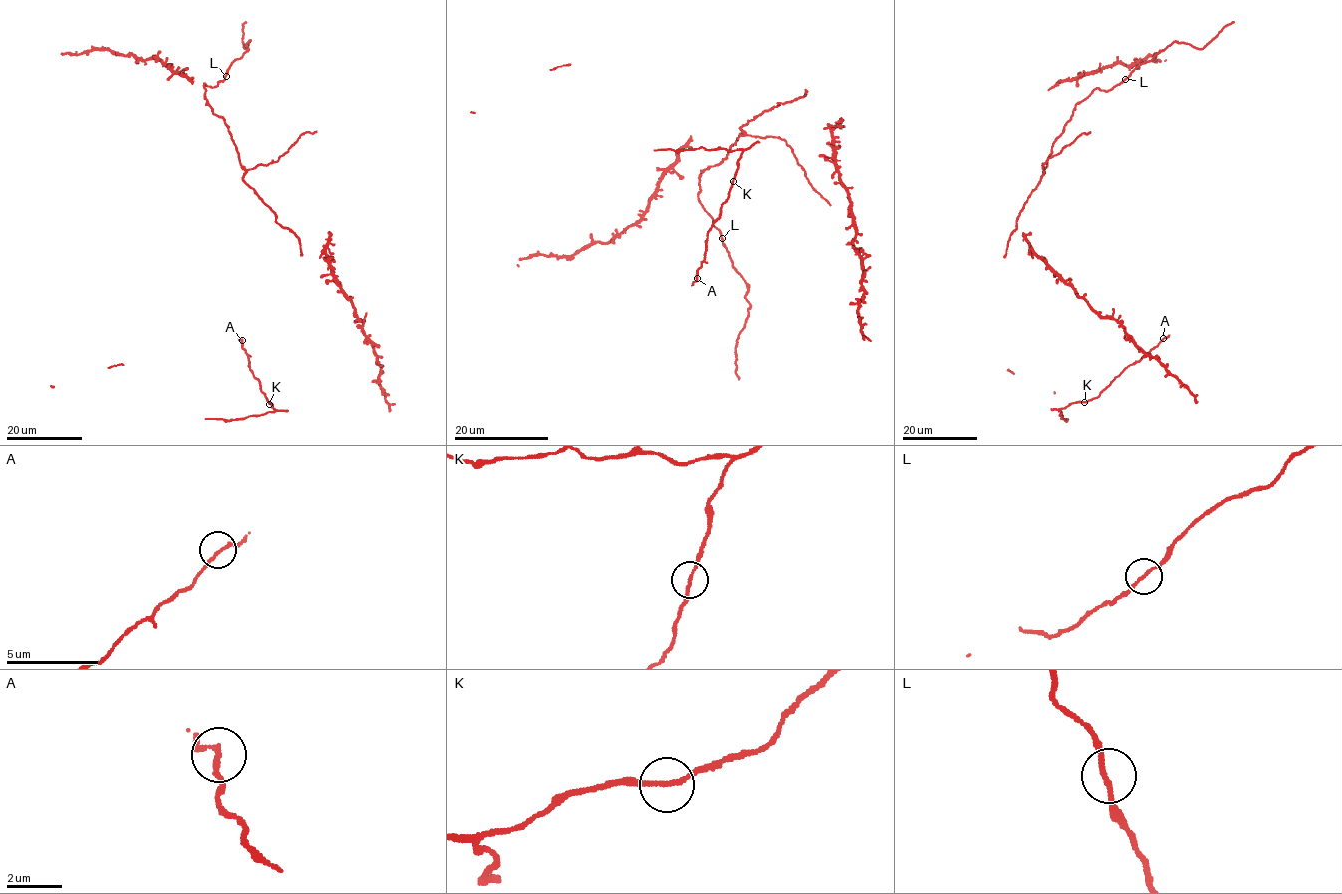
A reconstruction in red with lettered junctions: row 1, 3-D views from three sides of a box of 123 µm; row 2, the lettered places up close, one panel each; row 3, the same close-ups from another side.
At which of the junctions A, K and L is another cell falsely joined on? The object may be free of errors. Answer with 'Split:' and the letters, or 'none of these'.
Split: none of these

